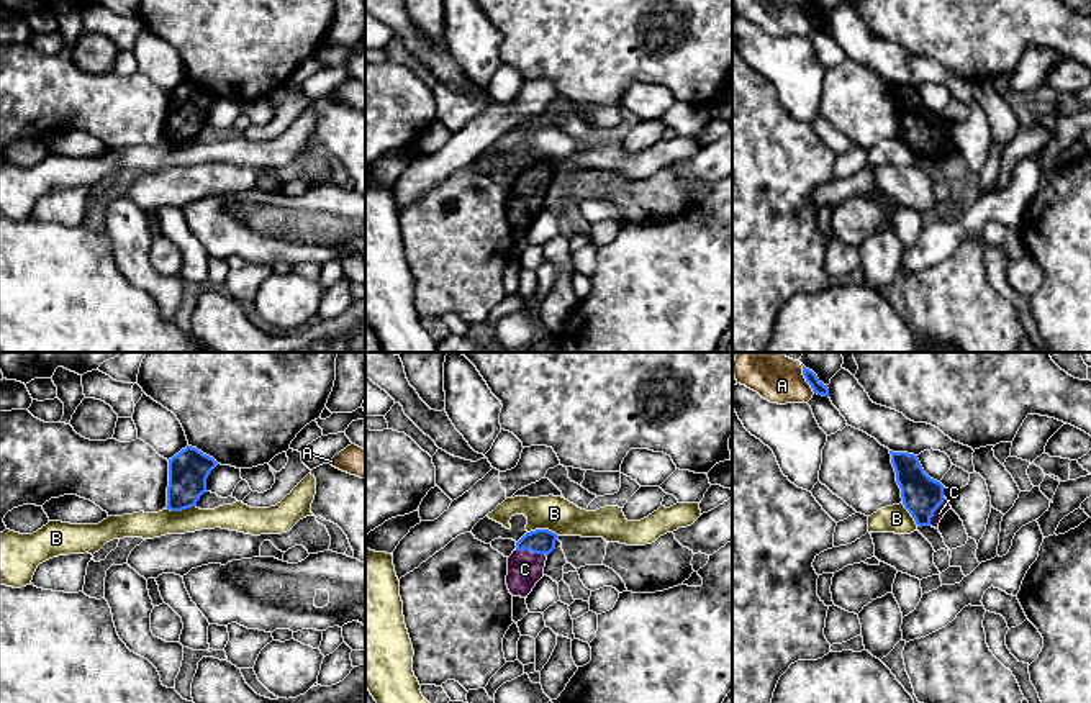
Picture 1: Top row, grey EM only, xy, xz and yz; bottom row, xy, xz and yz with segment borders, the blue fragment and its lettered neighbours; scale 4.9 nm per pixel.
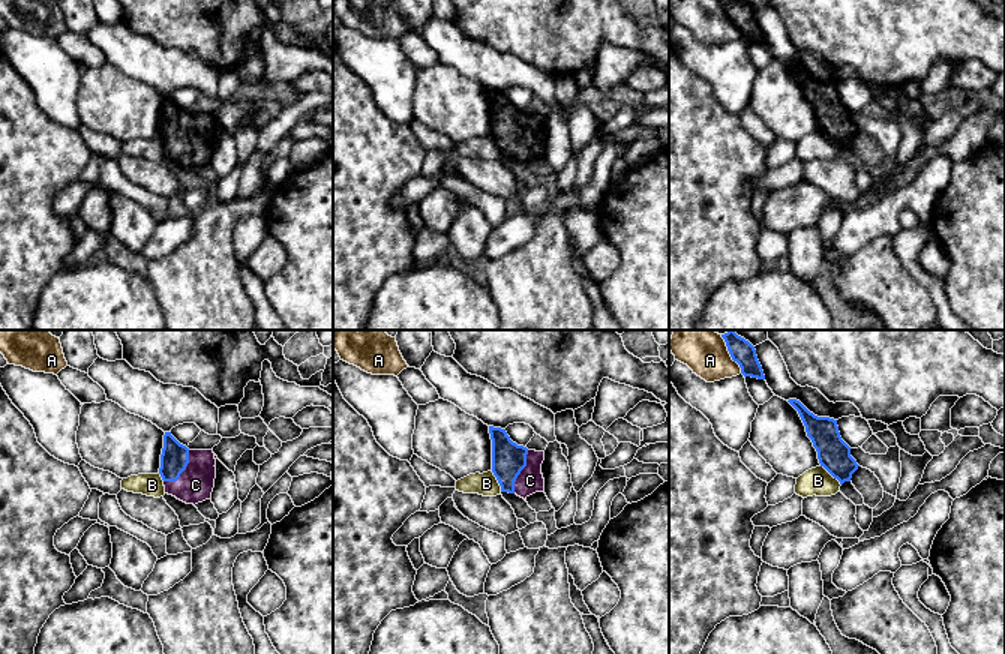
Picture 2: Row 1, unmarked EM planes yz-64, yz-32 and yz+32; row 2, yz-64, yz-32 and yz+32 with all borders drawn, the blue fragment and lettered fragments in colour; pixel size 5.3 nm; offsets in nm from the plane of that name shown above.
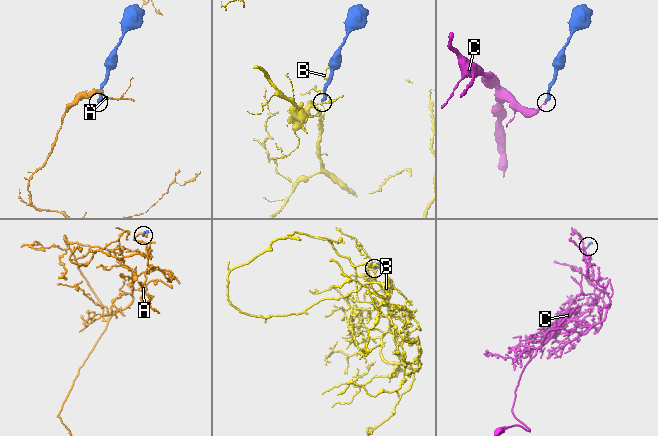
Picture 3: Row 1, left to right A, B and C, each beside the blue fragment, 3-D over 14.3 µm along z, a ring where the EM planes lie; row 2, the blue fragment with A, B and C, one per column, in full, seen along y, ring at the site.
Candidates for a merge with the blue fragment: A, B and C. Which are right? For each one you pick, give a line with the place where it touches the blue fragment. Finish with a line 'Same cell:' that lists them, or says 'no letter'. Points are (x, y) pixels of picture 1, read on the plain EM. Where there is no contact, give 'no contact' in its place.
C: contact xz (531, 184)
Same cell: C

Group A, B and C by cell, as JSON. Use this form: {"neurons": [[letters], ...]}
{"neurons": [["A"], ["B"], ["C"]]}

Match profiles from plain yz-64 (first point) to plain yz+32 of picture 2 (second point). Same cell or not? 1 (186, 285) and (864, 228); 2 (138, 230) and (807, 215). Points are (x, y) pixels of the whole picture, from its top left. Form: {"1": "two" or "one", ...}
{"1": "two", "2": "two"}

